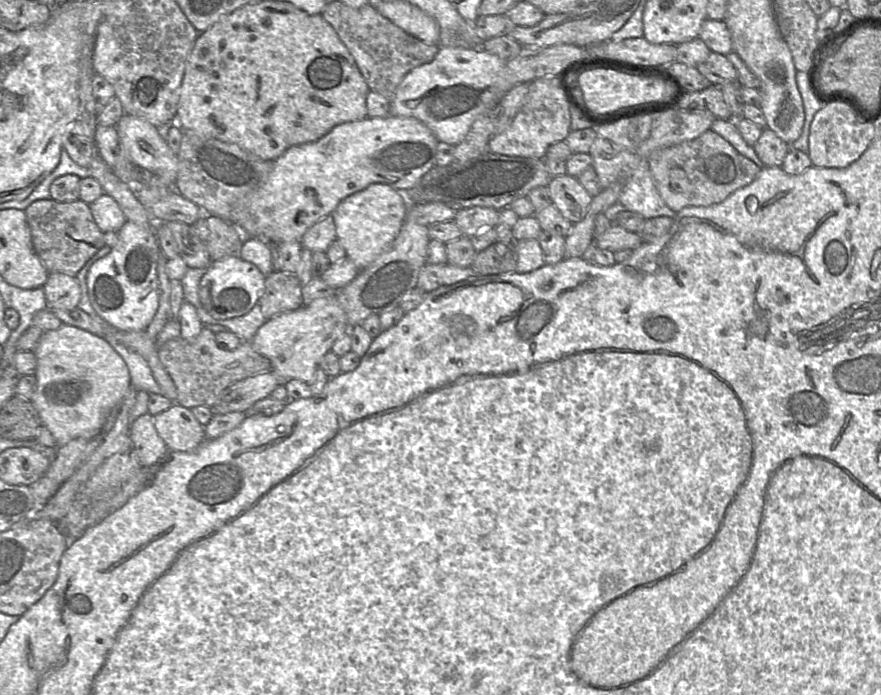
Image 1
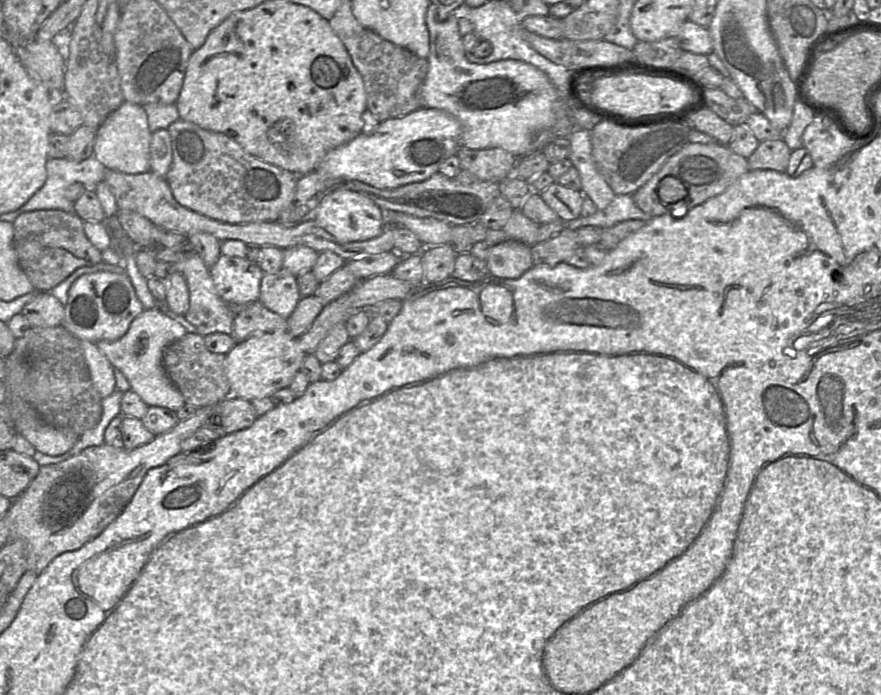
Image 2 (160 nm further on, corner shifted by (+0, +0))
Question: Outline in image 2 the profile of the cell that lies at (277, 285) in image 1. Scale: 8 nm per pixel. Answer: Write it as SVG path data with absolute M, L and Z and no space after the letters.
M257 300L237 309L230 335L237 343L257 333L286 332L286 320Z

